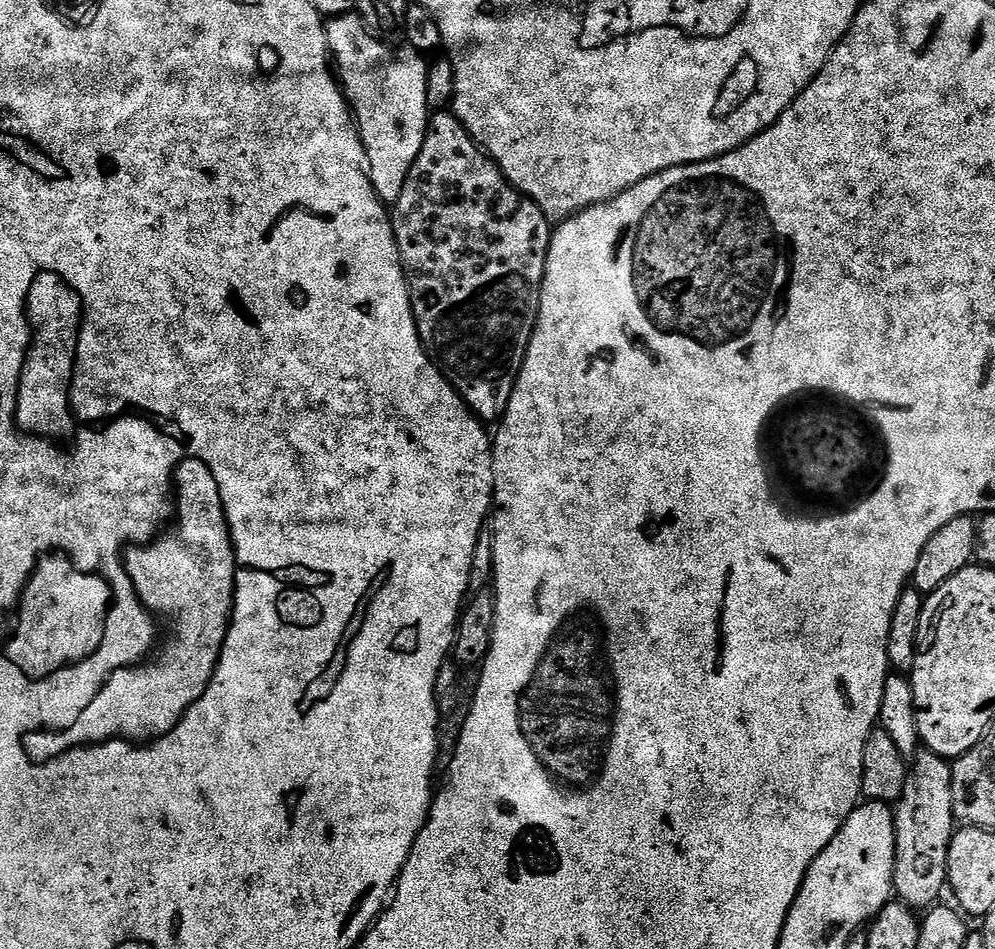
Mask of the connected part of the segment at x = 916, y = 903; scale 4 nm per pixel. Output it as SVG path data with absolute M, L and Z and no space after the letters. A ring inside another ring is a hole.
M917 752L910 764L904 795L894 805L896 857L892 875L895 899L913 910L931 909L946 892L948 855L958 824L953 810L952 764L933 752Z

